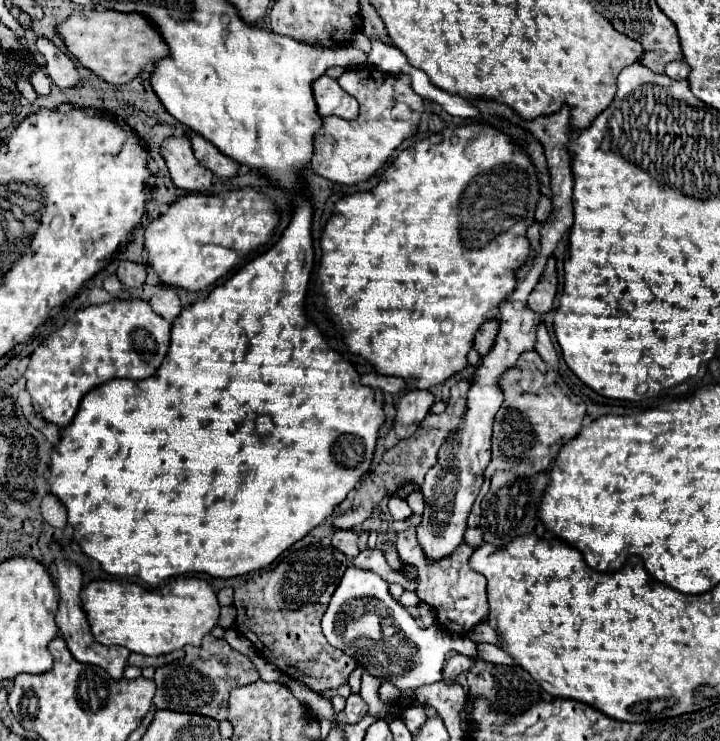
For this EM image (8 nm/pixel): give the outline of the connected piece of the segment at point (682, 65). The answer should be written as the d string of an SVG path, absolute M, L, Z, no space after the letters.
M680 60L680 62L670 62L666 64L666 74L672 78L672 80L686 80L688 74L690 74L690 66L688 62Z

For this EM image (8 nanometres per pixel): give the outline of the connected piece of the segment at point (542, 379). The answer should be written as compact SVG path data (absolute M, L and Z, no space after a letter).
M536 350L524 352L520 362L500 378L504 404L500 406L494 422L492 436L492 462L486 470L486 484L496 470L518 472L520 476L548 470L558 456L558 450L580 432L586 404L578 398L568 384L552 372Z

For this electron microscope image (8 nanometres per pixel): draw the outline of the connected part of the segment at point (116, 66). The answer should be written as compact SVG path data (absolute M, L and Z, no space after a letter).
M82 10L58 24L58 32L80 64L110 84L126 84L146 66L154 66L170 56L170 48L158 28L140 12L124 14L116 10Z

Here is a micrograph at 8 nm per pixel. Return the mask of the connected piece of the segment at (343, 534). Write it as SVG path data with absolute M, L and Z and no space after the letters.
M336 530L334 538L332 538L332 546L342 550L348 556L348 560L360 552L358 550L358 534L354 530Z

